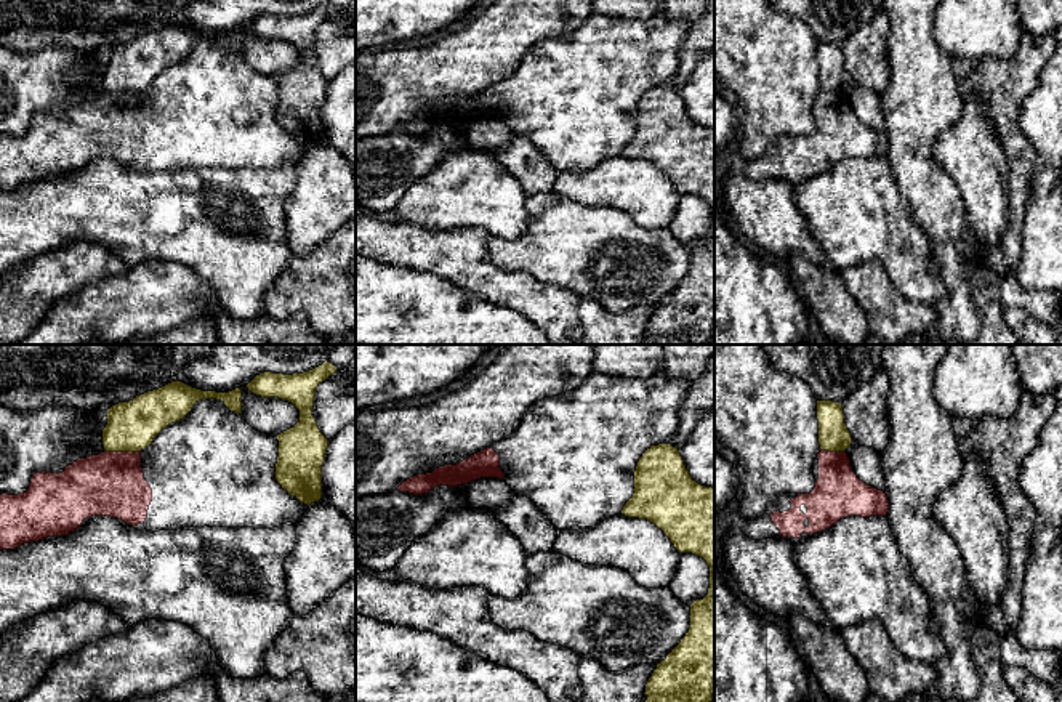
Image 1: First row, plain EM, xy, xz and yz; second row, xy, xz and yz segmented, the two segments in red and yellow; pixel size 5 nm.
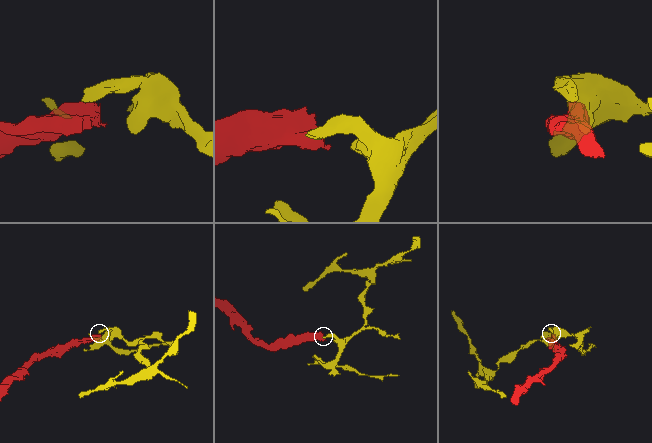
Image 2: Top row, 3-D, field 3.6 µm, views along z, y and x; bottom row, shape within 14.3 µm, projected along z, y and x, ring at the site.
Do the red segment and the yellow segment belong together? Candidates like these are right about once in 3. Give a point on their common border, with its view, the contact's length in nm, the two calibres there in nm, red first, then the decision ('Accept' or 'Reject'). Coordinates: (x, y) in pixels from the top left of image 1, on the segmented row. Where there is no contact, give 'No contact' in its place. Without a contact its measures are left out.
Touches red at xy (122, 452). Shared border 180 nm. Thickness 320 nm (red) against 260 nm. Reject

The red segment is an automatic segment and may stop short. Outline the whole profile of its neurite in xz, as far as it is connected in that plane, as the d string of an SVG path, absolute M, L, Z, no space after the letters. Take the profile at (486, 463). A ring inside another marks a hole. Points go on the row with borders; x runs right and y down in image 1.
M662 365L649 378L622 378L593 370L575 389L537 401L519 426L500 442L457 465L436 468L404 481L397 490L413 495L437 486L457 487L481 478L503 479L548 516L557 531L580 531L622 514L634 494L634 471L652 446L668 444L690 381L670 377Z

